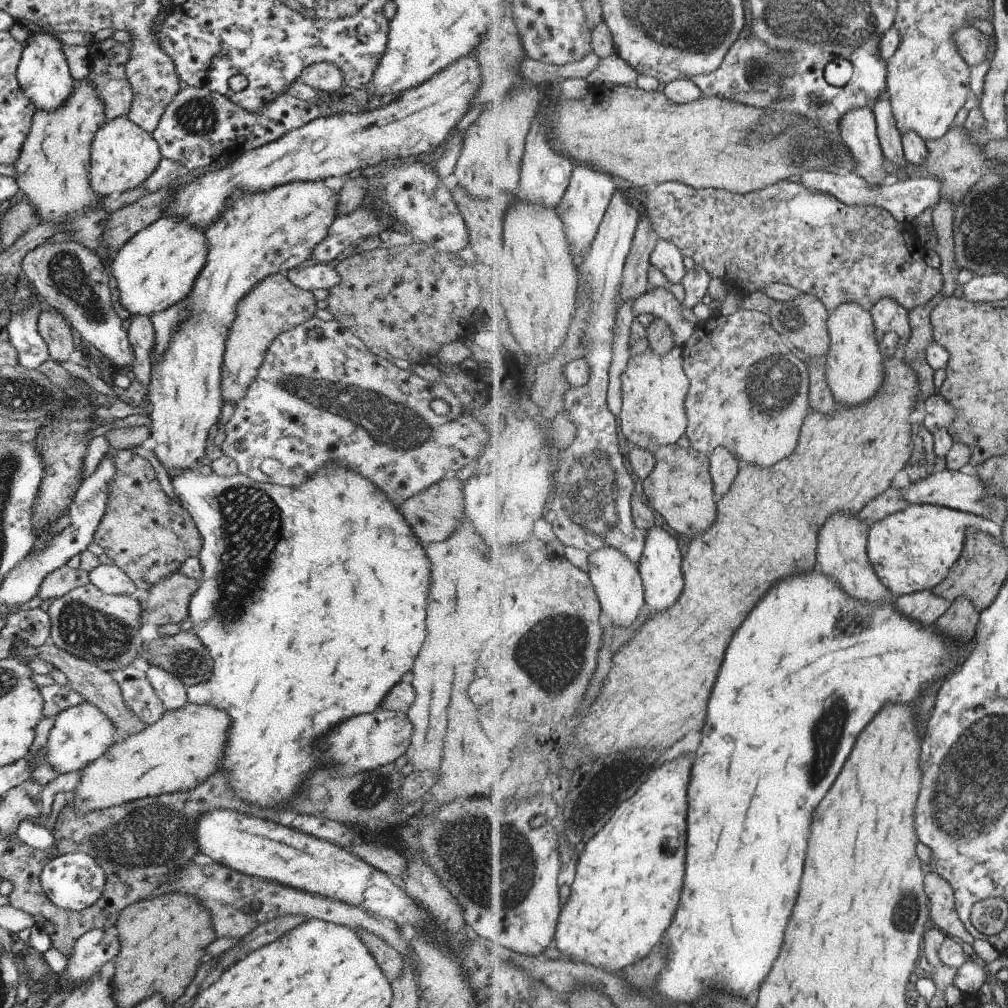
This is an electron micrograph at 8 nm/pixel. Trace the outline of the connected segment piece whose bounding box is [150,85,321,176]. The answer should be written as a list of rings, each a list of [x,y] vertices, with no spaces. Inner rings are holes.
[[[182,85],[150,135],[155,139],[160,155],[178,162],[183,168],[179,176],[184,176],[187,171],[211,163],[229,162],[241,153],[276,141],[282,134],[319,116],[317,101],[302,101],[285,92],[266,102],[258,111],[251,112],[208,88]]]

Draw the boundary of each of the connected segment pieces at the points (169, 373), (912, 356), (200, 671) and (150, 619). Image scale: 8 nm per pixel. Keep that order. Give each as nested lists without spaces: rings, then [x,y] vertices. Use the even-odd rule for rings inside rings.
[[[314,180],[314,181],[293,181],[288,182],[279,186],[271,187],[269,190],[256,193],[248,193],[235,189],[231,191],[231,194],[225,199],[223,210],[221,214],[215,219],[215,222],[212,222],[205,230],[204,235],[206,236],[206,243],[208,246],[206,261],[202,266],[200,273],[197,275],[197,278],[192,284],[192,289],[189,292],[189,296],[185,298],[186,307],[188,312],[186,313],[186,318],[182,321],[182,324],[178,326],[177,329],[174,329],[173,336],[169,341],[166,351],[162,354],[162,357],[159,359],[158,363],[151,364],[150,367],[150,381],[148,384],[148,394],[147,397],[150,400],[150,414],[148,418],[150,420],[150,426],[148,430],[150,432],[150,437],[153,438],[155,446],[153,446],[153,454],[157,458],[157,462],[163,466],[165,472],[169,477],[182,473],[183,471],[190,471],[191,469],[195,470],[197,462],[204,457],[205,452],[205,442],[209,441],[207,437],[207,432],[212,429],[216,424],[217,416],[221,412],[222,398],[220,397],[220,368],[222,356],[224,353],[224,340],[226,339],[226,334],[228,333],[228,328],[230,327],[231,321],[234,317],[234,310],[237,301],[240,298],[243,298],[244,294],[249,292],[249,289],[256,283],[259,282],[262,278],[269,276],[273,273],[285,272],[290,268],[305,262],[308,258],[311,258],[312,250],[314,246],[321,242],[328,233],[329,225],[333,222],[333,219],[337,216],[335,212],[336,203],[334,203],[331,198],[333,198],[334,190],[329,189],[323,183],[323,180]]]
[[[929,304],[915,307],[910,312],[912,337],[902,353],[905,360],[918,372],[921,400],[927,400],[938,392],[933,384],[935,369],[928,361],[928,348],[935,342],[934,326],[931,322],[933,309],[934,304]]]
[[[191,631],[144,642],[139,656],[174,674],[185,687],[204,683],[212,675],[212,658]]]
[[[174,572],[149,590],[146,602],[140,602],[140,624],[179,624],[188,618],[188,602],[200,585],[198,580]]]

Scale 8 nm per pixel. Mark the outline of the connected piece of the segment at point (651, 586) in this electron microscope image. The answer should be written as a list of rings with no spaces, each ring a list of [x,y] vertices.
[[[656,525],[650,528],[647,533],[647,546],[638,565],[646,588],[646,603],[651,610],[658,612],[671,608],[679,600],[679,596],[685,588],[685,578],[683,578],[683,570],[681,570],[683,556],[681,556],[677,538],[661,526]]]

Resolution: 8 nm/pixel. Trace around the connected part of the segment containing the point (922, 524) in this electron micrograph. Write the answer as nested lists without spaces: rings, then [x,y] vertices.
[[[909,504],[905,510],[890,514],[871,525],[868,541],[871,566],[895,597],[933,590],[947,578],[953,565],[962,556],[969,529],[981,529],[987,534],[1003,538],[1003,526],[982,516],[943,505]]]

